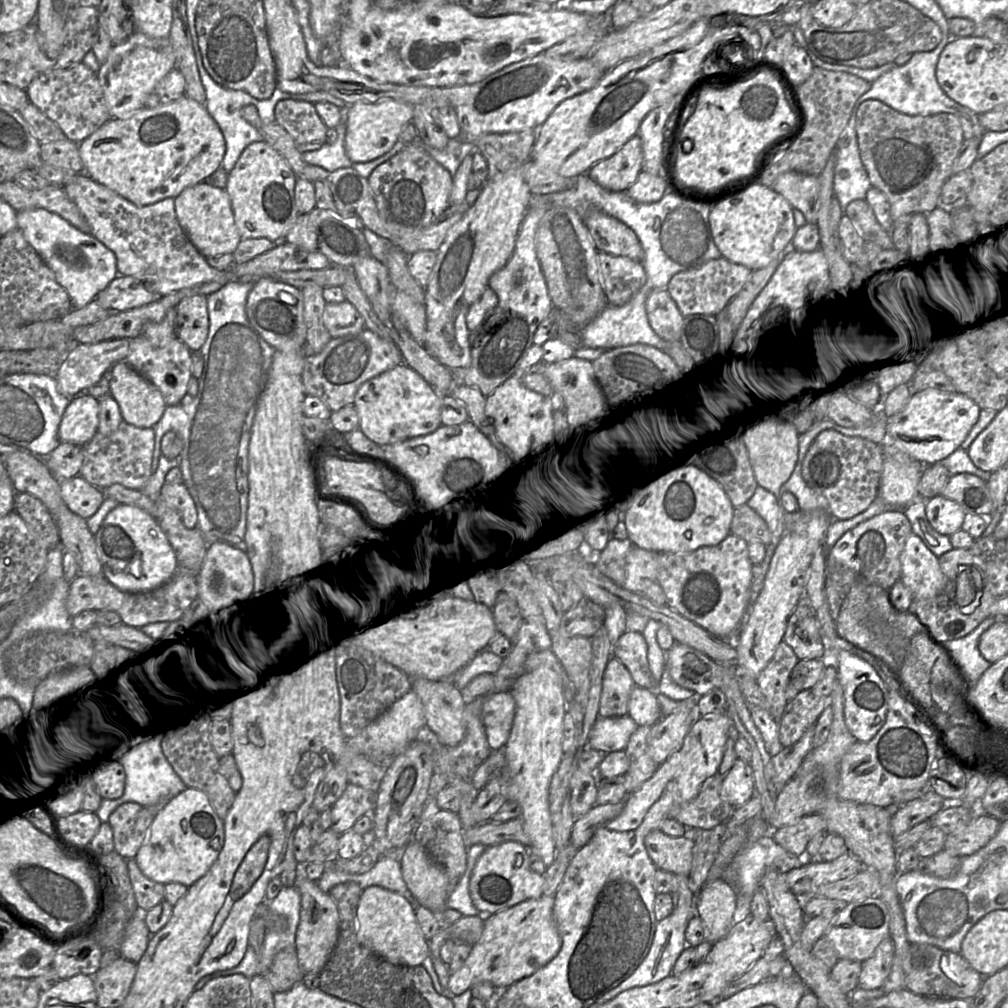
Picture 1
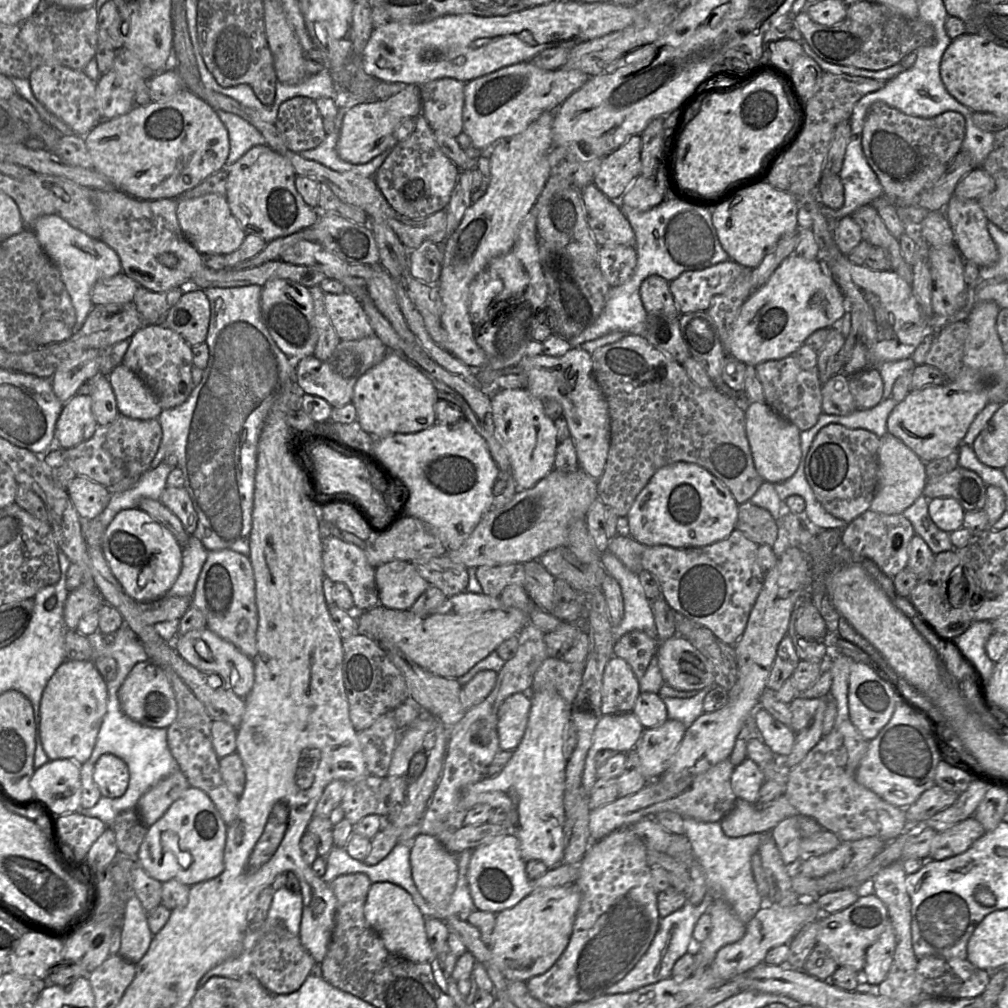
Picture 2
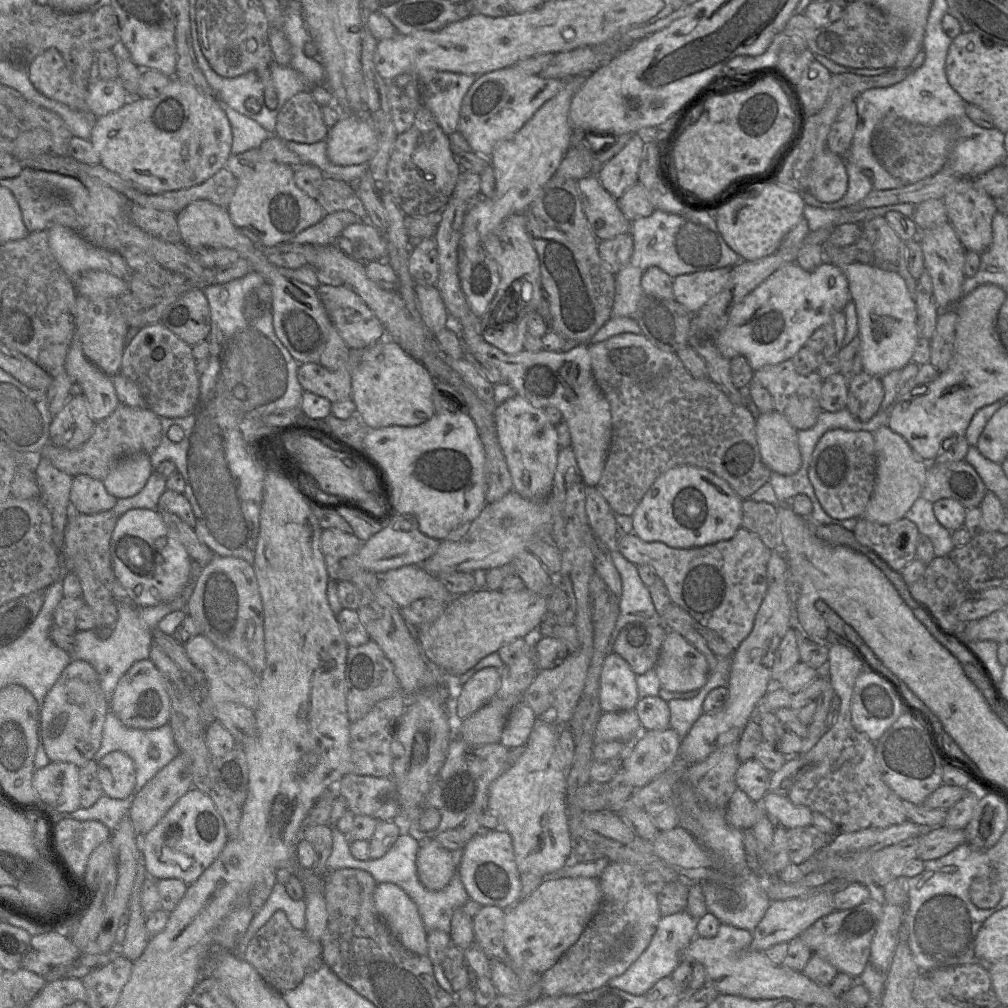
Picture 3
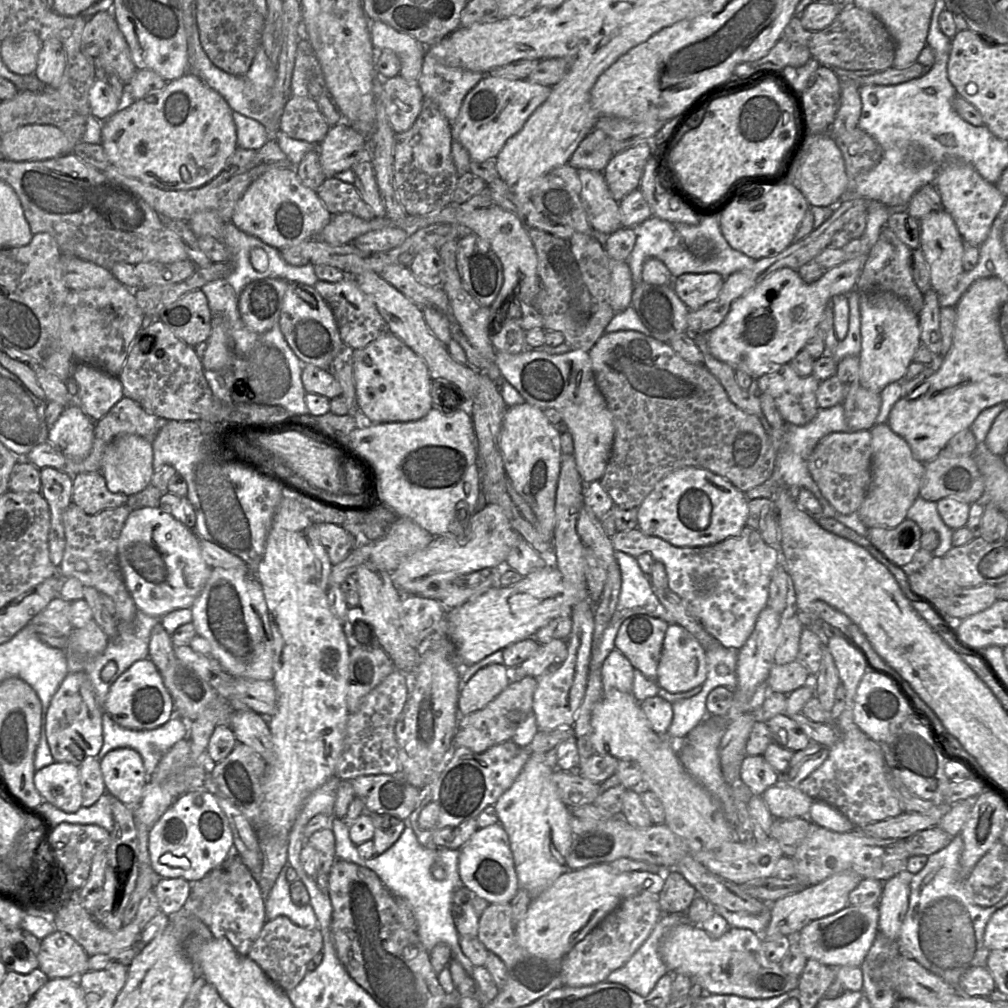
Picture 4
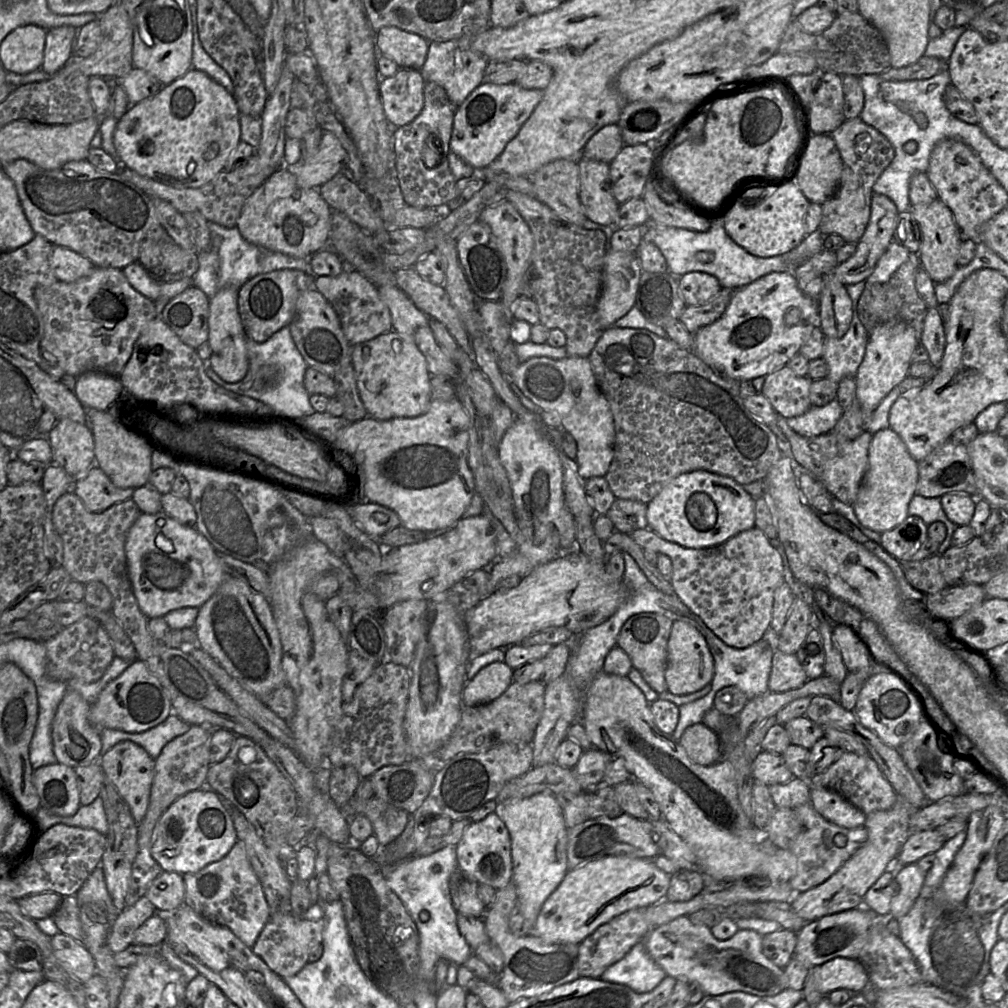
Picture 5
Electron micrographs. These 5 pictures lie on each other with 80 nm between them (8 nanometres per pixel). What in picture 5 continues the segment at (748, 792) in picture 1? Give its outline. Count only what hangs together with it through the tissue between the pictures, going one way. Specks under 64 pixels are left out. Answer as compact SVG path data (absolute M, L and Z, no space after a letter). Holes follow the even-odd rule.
M764 750L753 760L752 774L755 781L769 787L774 784L786 783L794 778L782 754Z

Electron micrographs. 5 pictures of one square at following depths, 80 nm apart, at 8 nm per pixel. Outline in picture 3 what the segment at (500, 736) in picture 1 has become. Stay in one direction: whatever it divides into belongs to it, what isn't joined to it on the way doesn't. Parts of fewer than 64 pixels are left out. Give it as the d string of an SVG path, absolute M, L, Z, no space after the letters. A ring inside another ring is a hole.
M521 700L510 712L503 729L500 743L507 748L515 748L526 744L536 716L532 709Z

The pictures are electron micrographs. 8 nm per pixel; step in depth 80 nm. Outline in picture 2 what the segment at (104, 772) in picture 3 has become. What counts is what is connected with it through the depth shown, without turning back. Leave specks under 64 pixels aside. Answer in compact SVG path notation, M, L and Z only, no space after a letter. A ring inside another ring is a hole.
M102 754L94 764L93 780L102 796L119 798L128 787L128 766L113 754Z

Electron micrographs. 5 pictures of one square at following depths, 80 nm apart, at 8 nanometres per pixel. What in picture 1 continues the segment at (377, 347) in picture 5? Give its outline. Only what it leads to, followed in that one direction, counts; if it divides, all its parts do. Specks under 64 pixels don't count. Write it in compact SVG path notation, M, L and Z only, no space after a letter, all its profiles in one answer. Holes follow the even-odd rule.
M401 363L362 383L358 388L353 406L359 416L358 428L380 446L432 433L441 423L441 394L415 370Z

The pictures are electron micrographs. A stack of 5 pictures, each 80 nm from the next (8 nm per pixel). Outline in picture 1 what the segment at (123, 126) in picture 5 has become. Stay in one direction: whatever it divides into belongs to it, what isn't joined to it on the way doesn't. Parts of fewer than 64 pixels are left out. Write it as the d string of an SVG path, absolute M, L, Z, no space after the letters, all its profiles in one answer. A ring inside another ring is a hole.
M184 95L169 104L141 111L127 118L113 118L79 145L84 173L136 206L143 207L166 198L175 199L186 188L208 181L219 168L226 152L223 134L206 109Z

